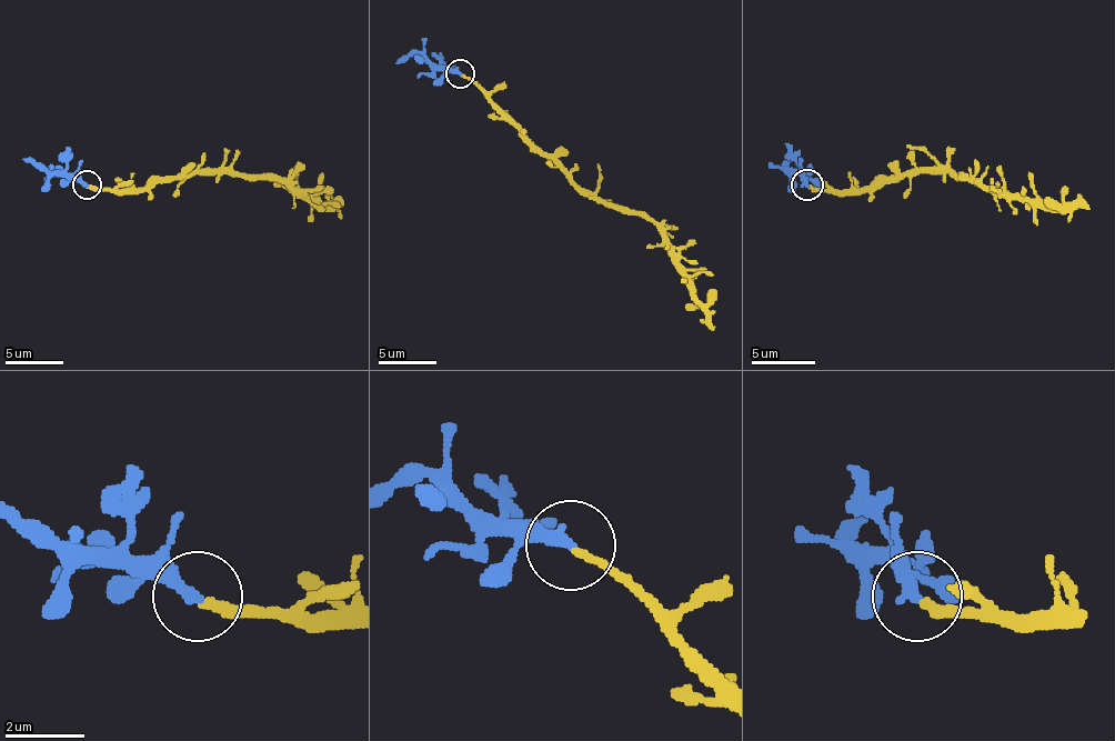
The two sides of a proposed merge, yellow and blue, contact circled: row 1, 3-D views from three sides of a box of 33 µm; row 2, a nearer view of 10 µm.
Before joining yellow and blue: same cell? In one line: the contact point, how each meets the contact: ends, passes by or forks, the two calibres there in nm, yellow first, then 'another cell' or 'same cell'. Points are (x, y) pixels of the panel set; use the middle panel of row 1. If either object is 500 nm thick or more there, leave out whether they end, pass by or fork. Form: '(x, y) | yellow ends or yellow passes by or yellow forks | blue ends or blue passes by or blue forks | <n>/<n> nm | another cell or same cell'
(460, 73) | yellow ends | blue ends | 200/320 nm | same cell

